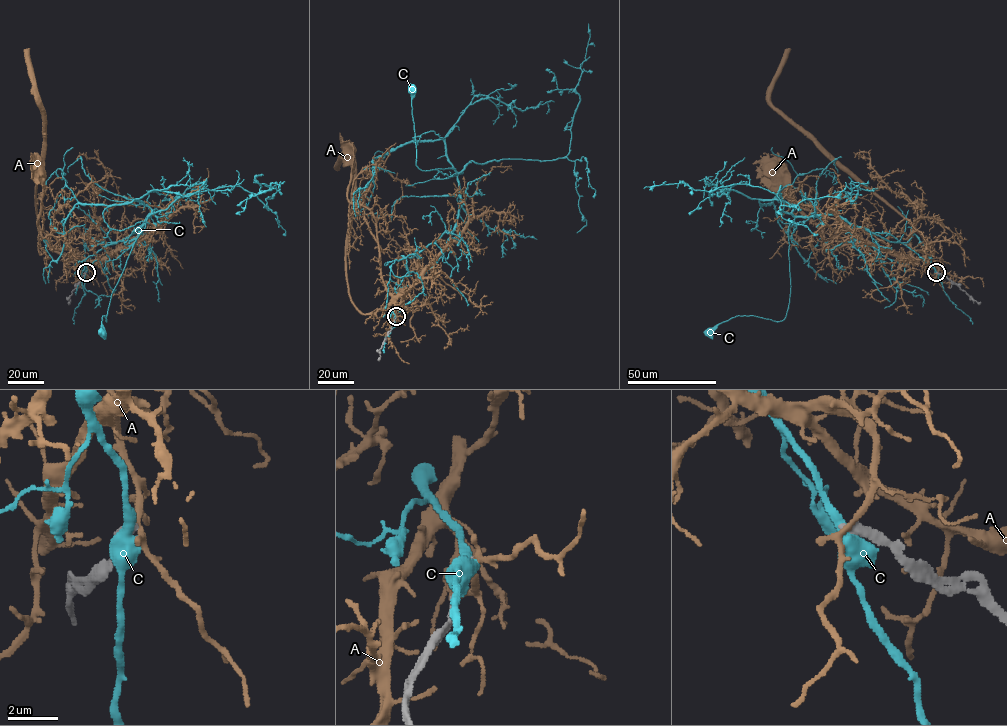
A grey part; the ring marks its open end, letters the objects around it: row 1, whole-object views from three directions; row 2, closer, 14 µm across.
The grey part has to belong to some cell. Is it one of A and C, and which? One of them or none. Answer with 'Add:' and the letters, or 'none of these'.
Add: none of these

